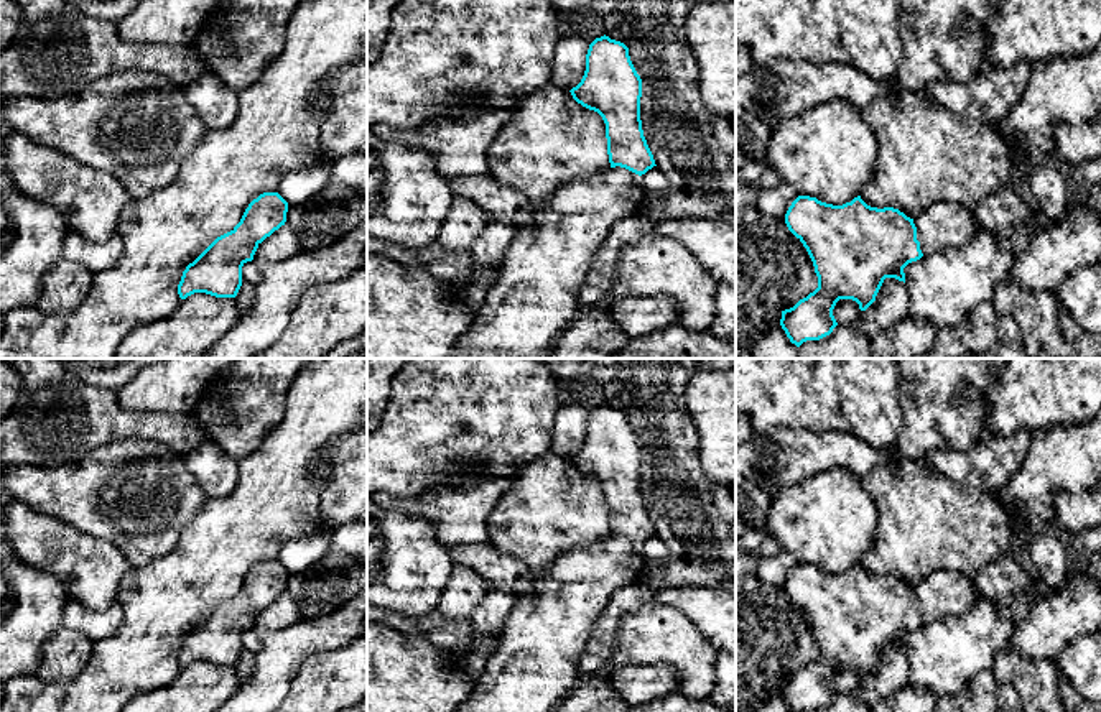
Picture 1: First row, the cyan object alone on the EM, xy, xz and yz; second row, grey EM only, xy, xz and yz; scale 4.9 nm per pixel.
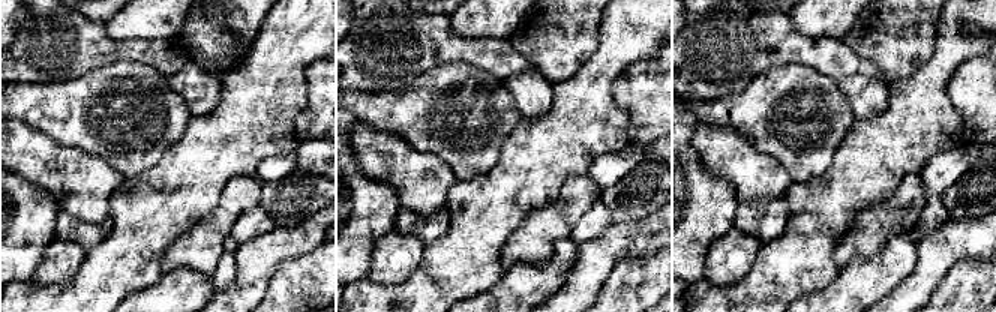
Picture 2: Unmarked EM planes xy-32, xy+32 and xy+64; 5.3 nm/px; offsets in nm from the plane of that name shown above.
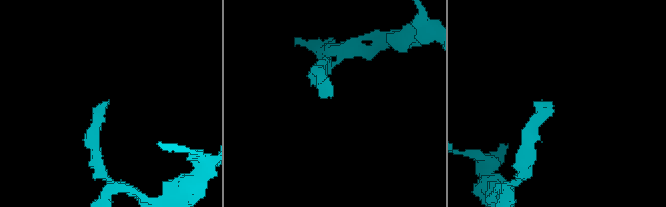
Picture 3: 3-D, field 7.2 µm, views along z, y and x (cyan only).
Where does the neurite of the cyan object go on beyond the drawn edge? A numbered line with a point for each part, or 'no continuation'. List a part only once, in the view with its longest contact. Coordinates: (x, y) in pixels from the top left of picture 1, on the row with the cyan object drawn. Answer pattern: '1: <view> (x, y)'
1: xz (535, 296)

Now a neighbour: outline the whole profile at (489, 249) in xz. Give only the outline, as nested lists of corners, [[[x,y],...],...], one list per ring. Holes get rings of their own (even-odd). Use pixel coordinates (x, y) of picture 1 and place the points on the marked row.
[[[490,219],[469,248],[472,270],[499,268],[517,233],[509,219]]]

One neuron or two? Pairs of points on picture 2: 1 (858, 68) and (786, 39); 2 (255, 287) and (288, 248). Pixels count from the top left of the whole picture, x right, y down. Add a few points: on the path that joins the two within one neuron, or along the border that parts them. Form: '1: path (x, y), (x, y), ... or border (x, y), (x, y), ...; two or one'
1: path (840, 62), (827, 54), (804, 50); one
2: path (255, 276), (278, 252); one

